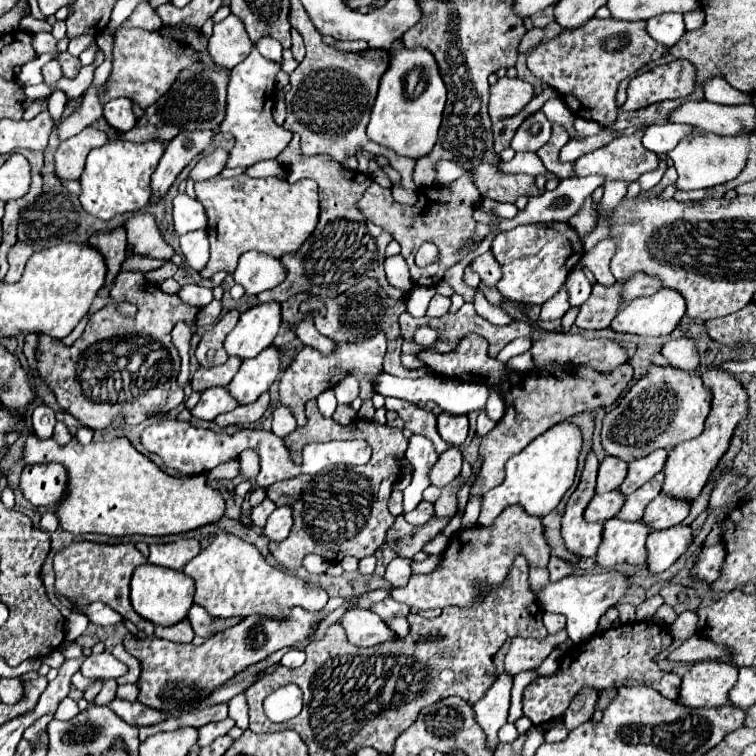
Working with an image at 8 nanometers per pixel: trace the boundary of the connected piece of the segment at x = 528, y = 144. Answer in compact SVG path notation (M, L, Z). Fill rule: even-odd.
M536 112L518 128L516 136L512 138L512 148L516 152L536 152L548 142L550 128L552 124L544 116L544 112Z

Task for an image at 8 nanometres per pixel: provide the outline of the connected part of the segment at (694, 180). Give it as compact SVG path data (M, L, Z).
M696 132L684 138L672 152L668 152L668 158L678 170L678 180L674 184L678 190L712 188L734 180L744 170L748 162L748 144L744 136L719 136Z

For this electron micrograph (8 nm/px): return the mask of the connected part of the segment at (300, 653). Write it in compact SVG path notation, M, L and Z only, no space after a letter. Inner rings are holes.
M288 650L288 652L282 656L280 664L282 664L282 666L288 666L288 668L296 668L296 666L302 666L304 660L306 660L304 650Z

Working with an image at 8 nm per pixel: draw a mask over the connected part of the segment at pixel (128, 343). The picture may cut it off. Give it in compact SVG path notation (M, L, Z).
M120 272L118 280L110 292L114 300L128 300L138 306L136 316L120 316L114 304L106 304L102 310L92 314L82 336L72 344L64 346L60 340L54 340L46 334L38 334L36 346L36 364L40 378L56 394L58 406L82 422L88 428L106 428L114 418L124 418L126 424L140 424L154 412L168 412L184 402L184 390L178 386L176 378L180 372L180 356L176 346L170 340L170 332L176 322L186 322L196 332L196 316L200 308L184 304L176 294L162 292L156 284L144 280L142 272Z

